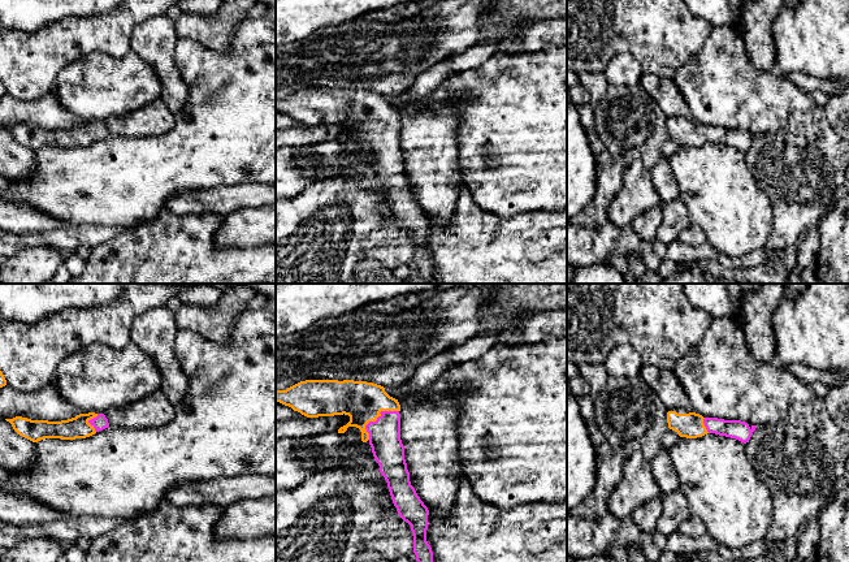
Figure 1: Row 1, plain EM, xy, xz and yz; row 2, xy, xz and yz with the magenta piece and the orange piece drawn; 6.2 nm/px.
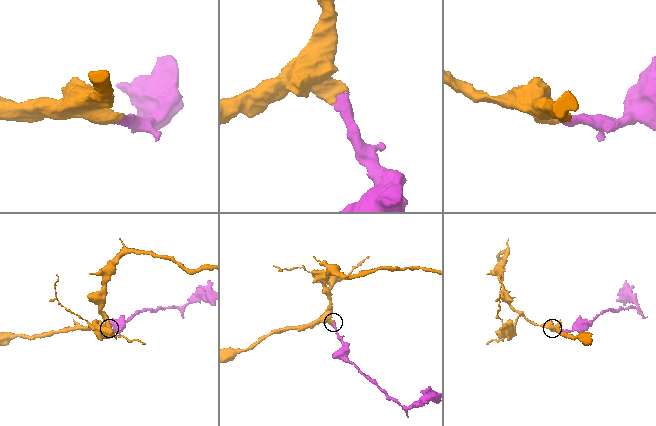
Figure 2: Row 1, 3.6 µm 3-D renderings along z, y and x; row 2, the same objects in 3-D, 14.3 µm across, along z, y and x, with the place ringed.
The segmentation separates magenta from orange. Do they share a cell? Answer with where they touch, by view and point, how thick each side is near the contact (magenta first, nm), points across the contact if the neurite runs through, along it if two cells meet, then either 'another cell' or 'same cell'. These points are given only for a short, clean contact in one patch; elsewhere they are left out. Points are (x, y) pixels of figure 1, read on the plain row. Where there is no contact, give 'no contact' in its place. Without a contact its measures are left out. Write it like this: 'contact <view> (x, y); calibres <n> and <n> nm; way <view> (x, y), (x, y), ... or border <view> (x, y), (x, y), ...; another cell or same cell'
contact xz (377, 128); calibres 190 and 240 nm; way xz (385, 150), (382, 135), (377, 128), (362, 109); same cell

